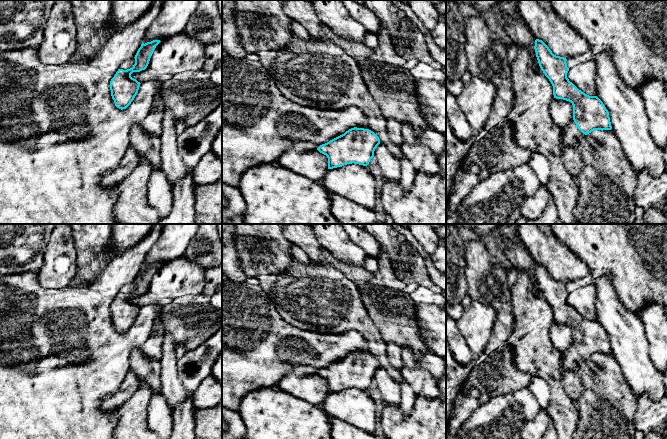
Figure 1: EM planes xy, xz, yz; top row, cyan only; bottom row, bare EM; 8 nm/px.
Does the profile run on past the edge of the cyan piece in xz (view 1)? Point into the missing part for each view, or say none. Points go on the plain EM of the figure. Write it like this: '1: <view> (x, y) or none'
1: none

